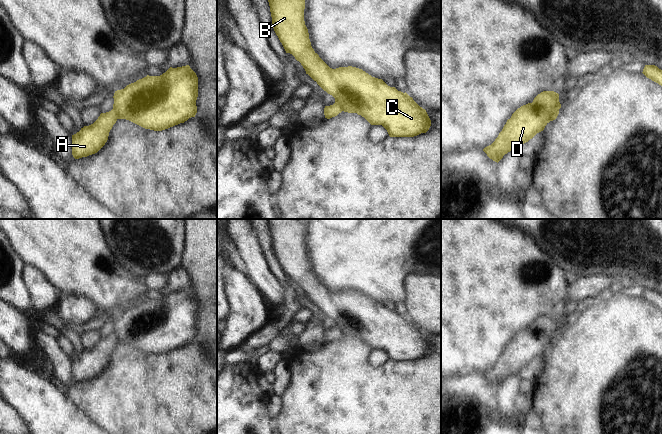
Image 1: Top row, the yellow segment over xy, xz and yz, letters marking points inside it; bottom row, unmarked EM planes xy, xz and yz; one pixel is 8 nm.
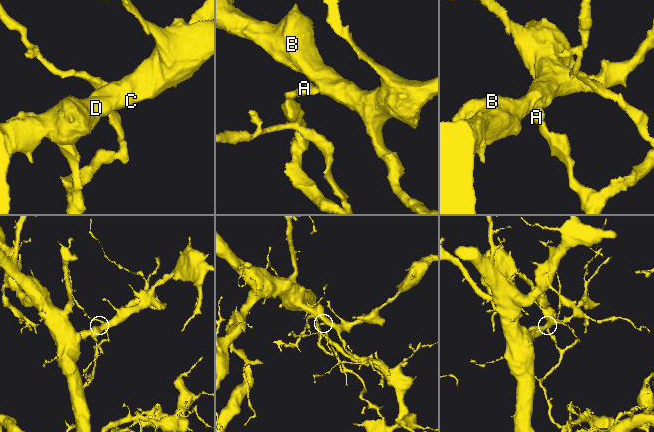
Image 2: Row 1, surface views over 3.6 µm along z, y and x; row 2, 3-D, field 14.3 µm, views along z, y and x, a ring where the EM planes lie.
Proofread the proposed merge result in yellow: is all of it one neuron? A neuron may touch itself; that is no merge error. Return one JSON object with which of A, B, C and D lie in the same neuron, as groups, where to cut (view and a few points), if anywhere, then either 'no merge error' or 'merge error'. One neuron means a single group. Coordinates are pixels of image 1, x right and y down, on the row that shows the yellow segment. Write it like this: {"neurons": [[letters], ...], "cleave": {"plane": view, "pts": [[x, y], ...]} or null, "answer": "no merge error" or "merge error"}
{"neurons": [["A"], ["B", "C", "D"]], "cleave": {"plane": "xz", "pts": [[335, 102], [342, 110]]}, "answer": "merge error"}

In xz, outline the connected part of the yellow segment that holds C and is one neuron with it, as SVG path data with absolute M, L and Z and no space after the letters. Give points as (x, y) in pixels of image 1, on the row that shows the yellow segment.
M268 0L272 25L286 53L292 54L314 81L335 98L342 111L357 113L371 125L382 125L390 137L414 137L426 133L431 120L406 92L388 86L382 79L372 77L362 69L348 66L330 68L314 51L304 21L305 0Z

